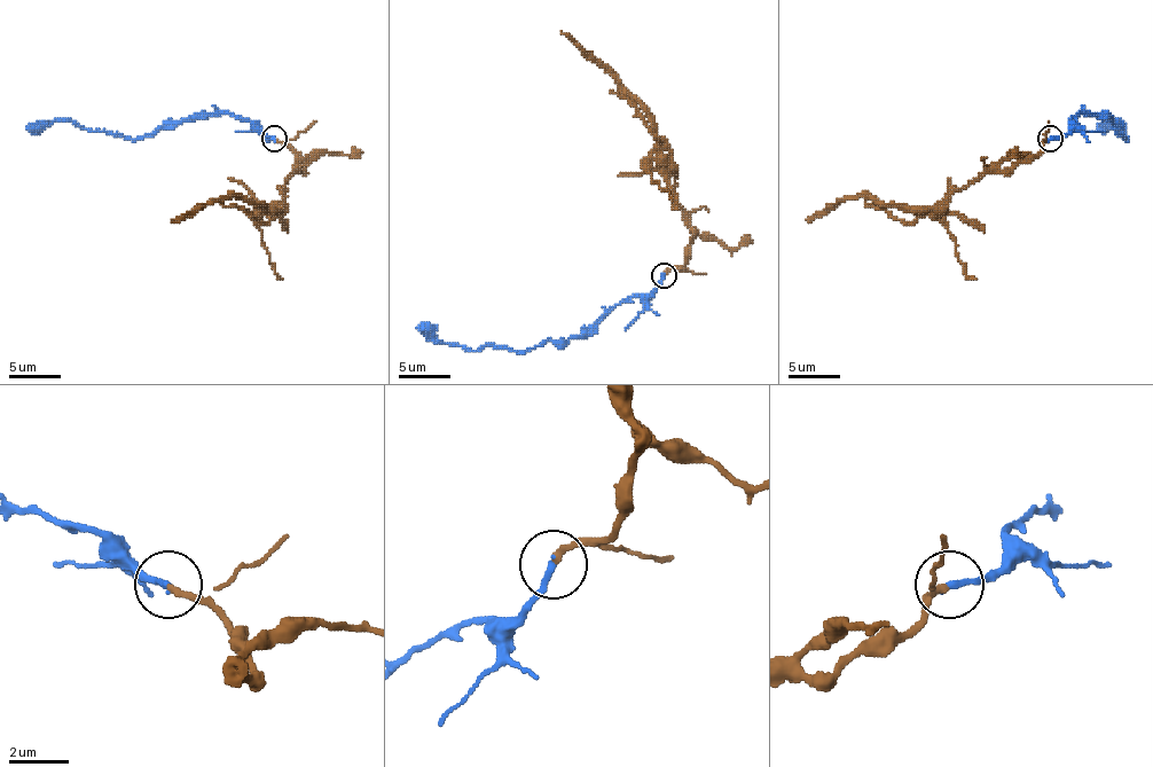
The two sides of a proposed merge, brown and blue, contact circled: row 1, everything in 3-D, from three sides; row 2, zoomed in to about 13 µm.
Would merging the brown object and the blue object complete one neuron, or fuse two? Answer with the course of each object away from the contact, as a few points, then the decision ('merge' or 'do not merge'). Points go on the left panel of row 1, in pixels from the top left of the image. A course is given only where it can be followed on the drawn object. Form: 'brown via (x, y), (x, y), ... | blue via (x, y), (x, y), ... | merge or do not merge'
brown via (274, 139), (298, 155), (303, 167), (288, 180), (282, 198), (269, 209), (220, 196), (171, 219) | blue via (274, 139), (226, 114), (158, 126), (135, 139), (70, 122), (26, 128) | merge

